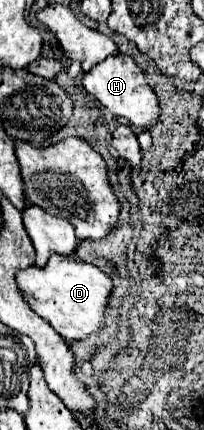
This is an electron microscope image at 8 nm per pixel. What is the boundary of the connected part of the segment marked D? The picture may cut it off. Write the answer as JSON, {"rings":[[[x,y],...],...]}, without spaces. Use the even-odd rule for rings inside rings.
{"rings":[[[55,254],[55,258],[49,258],[45,268],[31,266],[17,272],[17,284],[31,308],[71,342],[83,340],[105,328],[103,322],[109,308],[109,296],[113,292],[113,280],[97,266],[77,258],[57,258]]]}

